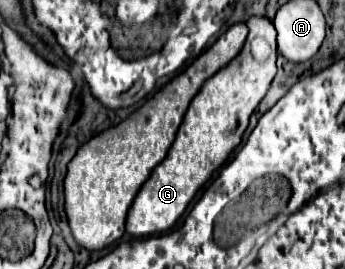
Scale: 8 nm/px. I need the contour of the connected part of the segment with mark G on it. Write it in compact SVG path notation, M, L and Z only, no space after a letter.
M258 16L250 18L246 22L246 26L248 26L250 34L248 34L244 48L226 68L218 70L216 76L212 76L204 82L204 86L200 88L200 92L194 96L194 100L188 106L188 112L186 112L184 122L176 134L176 140L168 150L168 156L152 170L150 178L142 184L140 192L136 194L134 204L128 212L128 220L126 220L126 232L132 234L134 238L146 238L152 234L160 234L174 226L174 222L188 208L194 194L206 184L206 180L212 176L212 172L224 164L228 154L240 144L240 138L242 138L244 130L248 128L248 120L250 120L254 108L266 96L270 82L276 76L276 30L268 18L258 18Z

